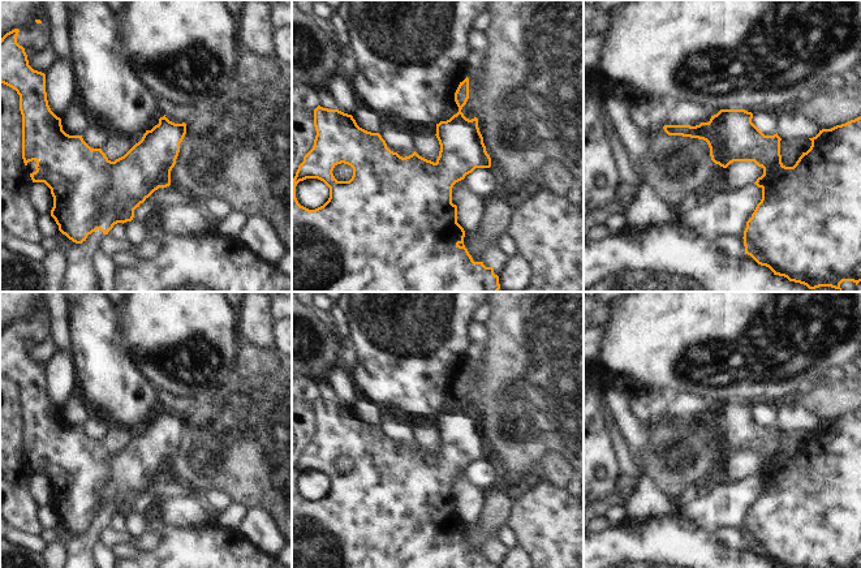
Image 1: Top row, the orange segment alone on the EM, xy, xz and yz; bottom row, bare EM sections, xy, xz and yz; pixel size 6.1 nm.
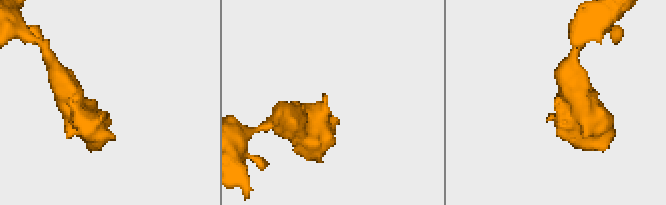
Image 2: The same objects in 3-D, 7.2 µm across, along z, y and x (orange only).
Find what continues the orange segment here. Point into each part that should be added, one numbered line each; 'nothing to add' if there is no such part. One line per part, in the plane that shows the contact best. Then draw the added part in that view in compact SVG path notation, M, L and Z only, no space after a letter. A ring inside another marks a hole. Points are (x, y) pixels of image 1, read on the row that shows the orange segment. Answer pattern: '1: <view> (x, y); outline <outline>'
nothing to add

